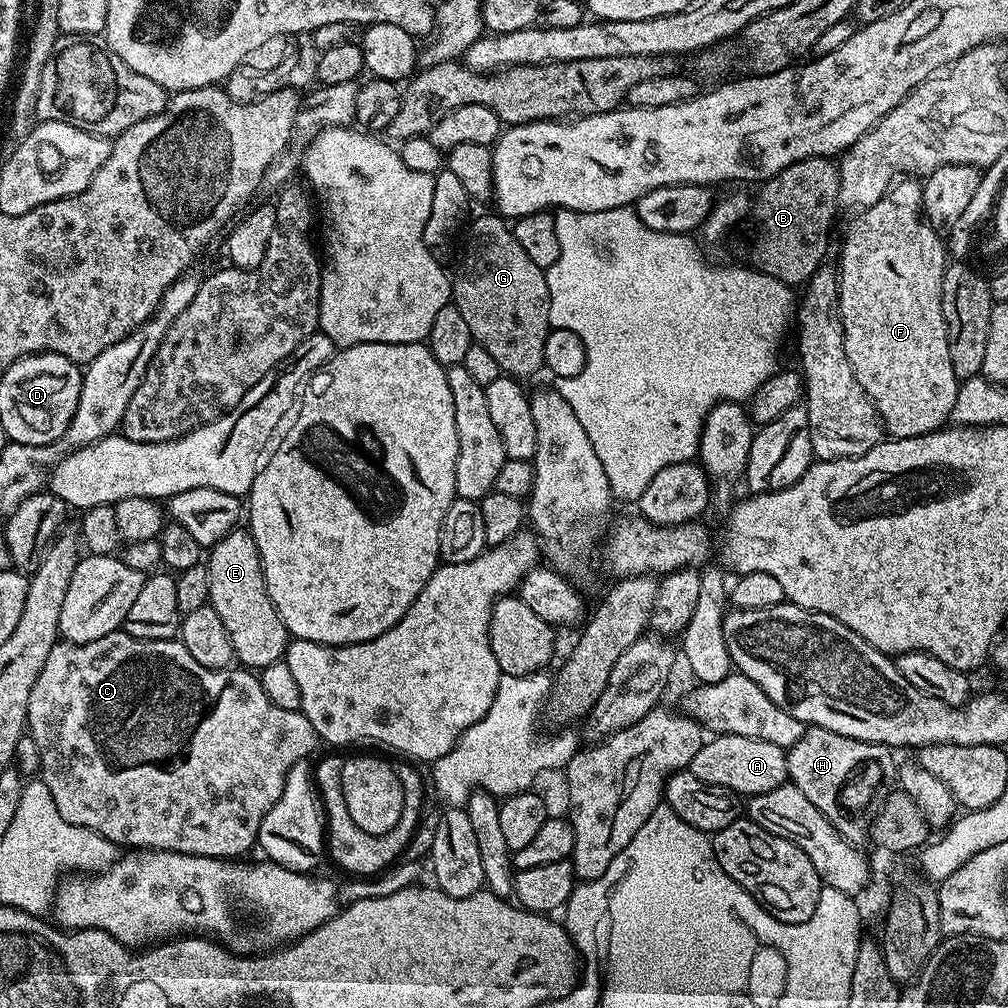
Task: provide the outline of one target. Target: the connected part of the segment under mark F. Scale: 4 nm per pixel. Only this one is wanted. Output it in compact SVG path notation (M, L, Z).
M916 178L893 183L874 206L857 211L853 216L856 217L844 232L838 271L846 358L850 358L862 390L866 390L880 413L889 437L901 440L936 432L952 420L961 385L954 374L954 362L950 362L948 327L942 310L942 278L950 263L945 241L942 238L940 241L941 233L924 214L924 189Z

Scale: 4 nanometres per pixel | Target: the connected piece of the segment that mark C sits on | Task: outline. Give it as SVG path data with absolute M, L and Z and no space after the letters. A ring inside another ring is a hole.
M123 630L111 632L85 644L56 643L54 650L50 650L50 658L46 658L46 666L42 666L42 674L38 674L38 682L34 682L34 690L30 690L26 728L31 740L36 743L36 749L40 751L39 779L50 790L54 806L58 806L62 818L102 834L117 846L124 847L125 844L128 850L166 850L191 856L221 858L240 858L243 852L257 847L262 818L266 818L274 802L278 802L282 786L286 786L286 774L290 774L290 770L300 760L308 760L318 745L314 726L310 726L303 712L282 710L282 706L274 706L274 702L266 698L266 690L262 690L260 677L255 671L243 666L198 666L198 662L190 658L190 650L186 650L179 639L143 640Z

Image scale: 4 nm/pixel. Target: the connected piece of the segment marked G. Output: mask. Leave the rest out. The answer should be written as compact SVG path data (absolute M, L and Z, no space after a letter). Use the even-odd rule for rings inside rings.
M491 215L467 225L468 245L456 276L454 272L451 303L466 318L473 341L494 357L501 373L525 378L544 368L544 347L550 331L548 278L545 269L534 266L526 250L518 246L511 227L499 215Z

